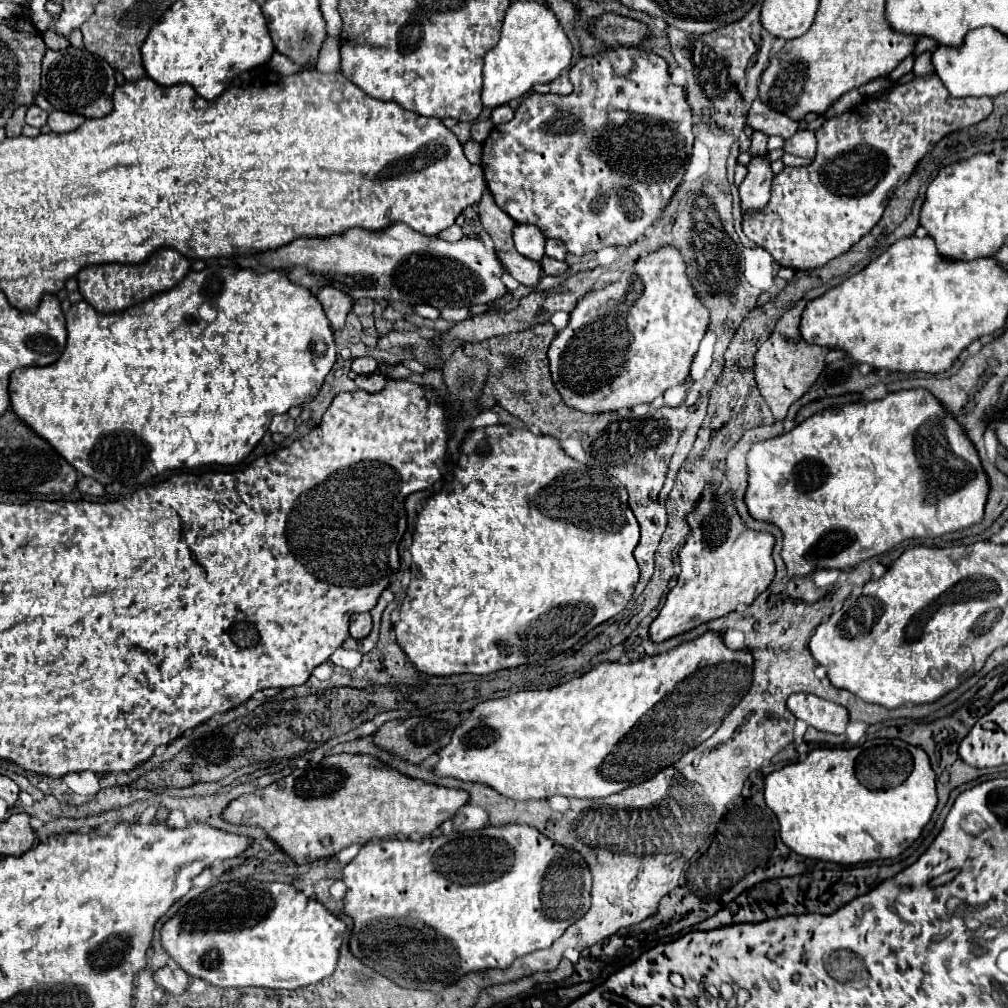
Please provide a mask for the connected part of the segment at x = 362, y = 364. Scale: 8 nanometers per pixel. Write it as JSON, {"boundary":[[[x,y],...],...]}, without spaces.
{"boundary":[[[364,356],[364,358],[354,358],[352,360],[352,370],[356,374],[372,374],[376,370],[376,360],[370,358],[370,356]]]}

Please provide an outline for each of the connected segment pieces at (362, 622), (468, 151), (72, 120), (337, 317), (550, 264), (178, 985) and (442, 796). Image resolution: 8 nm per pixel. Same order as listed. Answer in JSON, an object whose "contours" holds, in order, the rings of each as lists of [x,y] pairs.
{"contours":[[[[362,612],[362,614],[352,614],[350,616],[350,638],[354,640],[362,640],[368,636],[372,628],[372,618],[368,612]]],[[[468,140],[464,144],[464,154],[472,164],[480,164],[480,154],[482,154],[482,146],[476,144],[476,140]]],[[[54,110],[48,116],[48,126],[52,128],[52,132],[62,134],[62,132],[72,132],[76,130],[86,118],[80,114],[72,114],[72,112],[62,112],[62,110]]],[[[322,288],[322,290],[316,292],[316,298],[326,312],[330,328],[332,330],[342,330],[344,322],[346,322],[346,316],[352,310],[354,300],[348,294],[342,294],[336,288]]],[[[544,256],[544,258],[542,258],[542,268],[544,268],[544,274],[558,276],[558,274],[564,274],[564,272],[568,270],[568,264],[562,262],[562,260],[554,260],[554,258]]],[[[164,966],[164,968],[158,968],[154,972],[154,982],[158,986],[162,986],[168,994],[182,994],[186,992],[188,988],[188,974],[182,970],[182,968],[170,968],[170,966]]],[[[336,754],[326,756],[316,766],[298,768],[262,790],[232,800],[222,810],[222,820],[262,828],[294,864],[308,864],[332,856],[350,844],[366,844],[374,838],[400,834],[428,836],[466,802],[468,794],[462,790],[438,788],[408,778],[370,756]]]]}

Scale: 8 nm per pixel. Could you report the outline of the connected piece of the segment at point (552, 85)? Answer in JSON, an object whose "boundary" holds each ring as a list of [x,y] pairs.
{"boundary":[[[562,72],[554,82],[548,82],[544,86],[538,86],[536,90],[538,92],[550,92],[550,94],[570,94],[572,82],[568,78],[568,72]]]}

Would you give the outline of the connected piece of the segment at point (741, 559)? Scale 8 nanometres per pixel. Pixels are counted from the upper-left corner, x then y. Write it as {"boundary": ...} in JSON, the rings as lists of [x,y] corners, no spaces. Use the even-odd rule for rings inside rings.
{"boundary":[[[716,488],[704,490],[696,510],[688,516],[690,528],[692,528],[692,538],[684,544],[680,550],[680,576],[678,584],[666,594],[666,602],[656,616],[656,620],[650,624],[650,640],[652,642],[664,642],[668,638],[674,638],[682,632],[688,632],[704,622],[722,618],[730,612],[734,612],[740,604],[750,606],[758,594],[762,594],[772,578],[774,578],[774,562],[772,562],[772,546],[774,546],[774,536],[764,534],[764,532],[754,532],[746,530],[740,516],[734,512],[734,506],[730,504],[730,494],[728,492],[718,492]]]}

